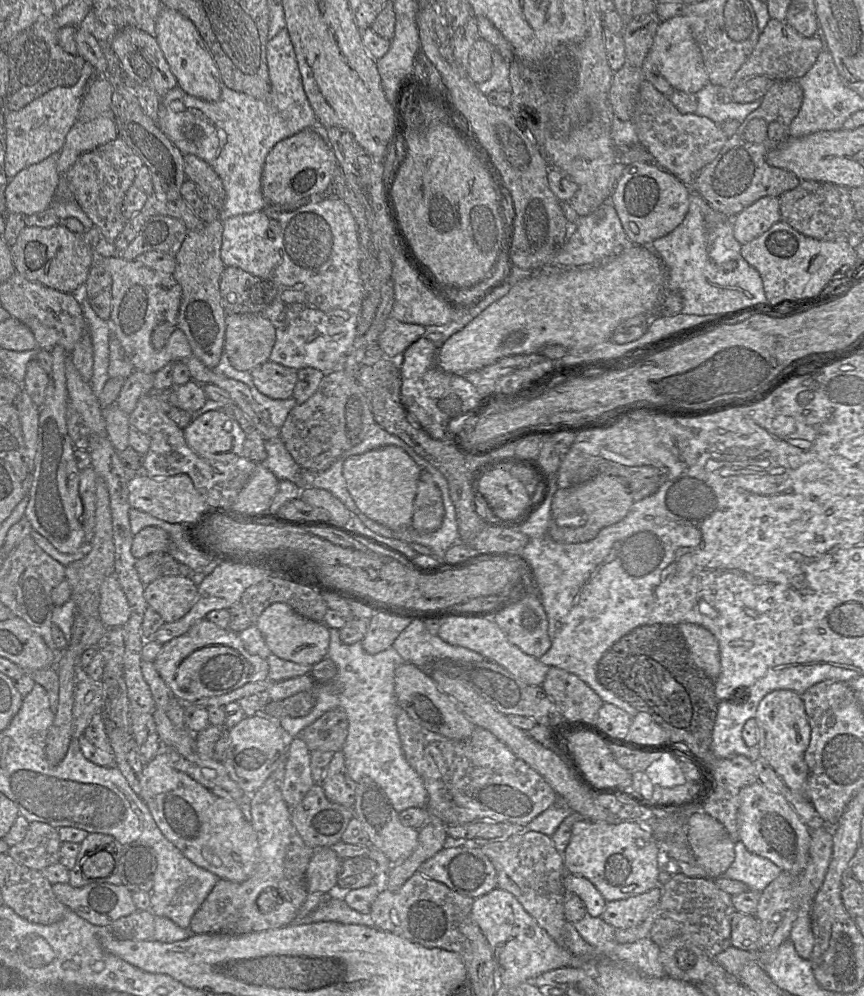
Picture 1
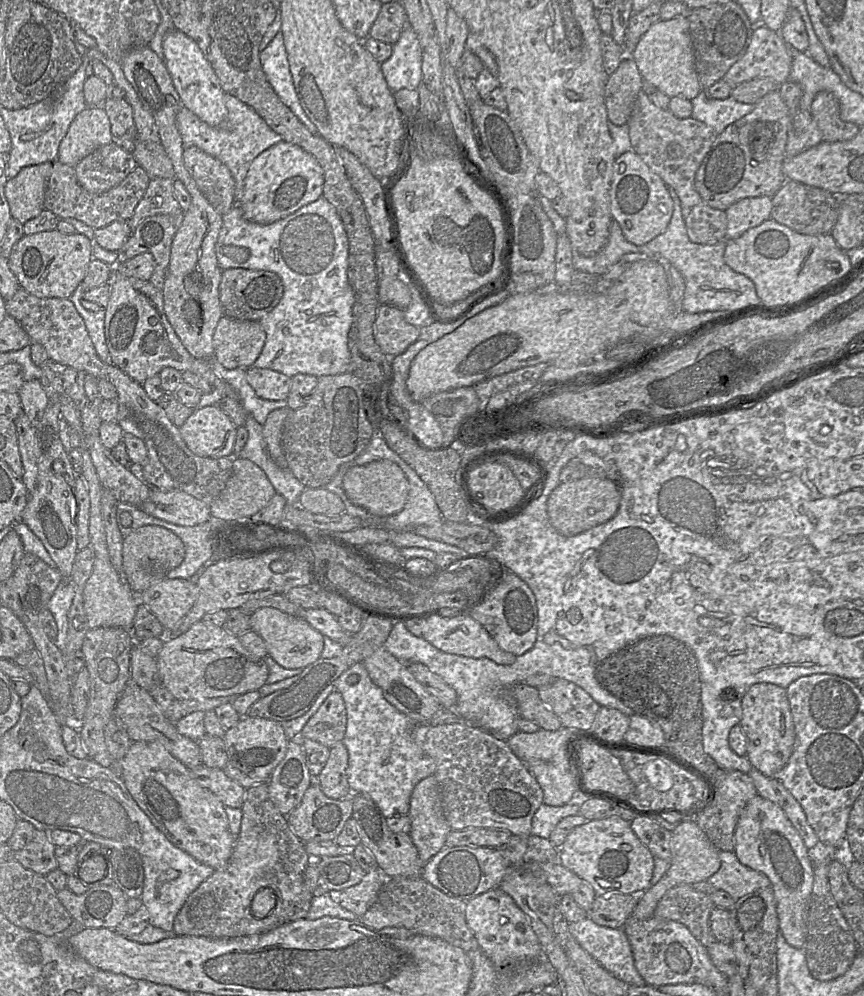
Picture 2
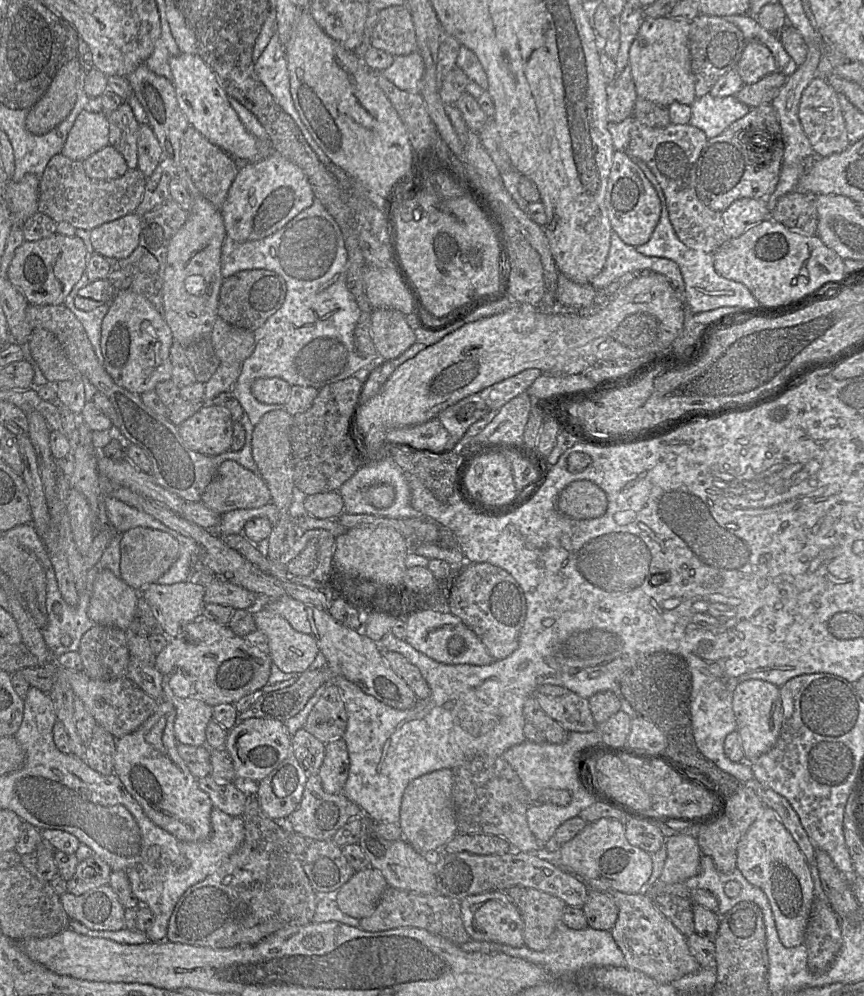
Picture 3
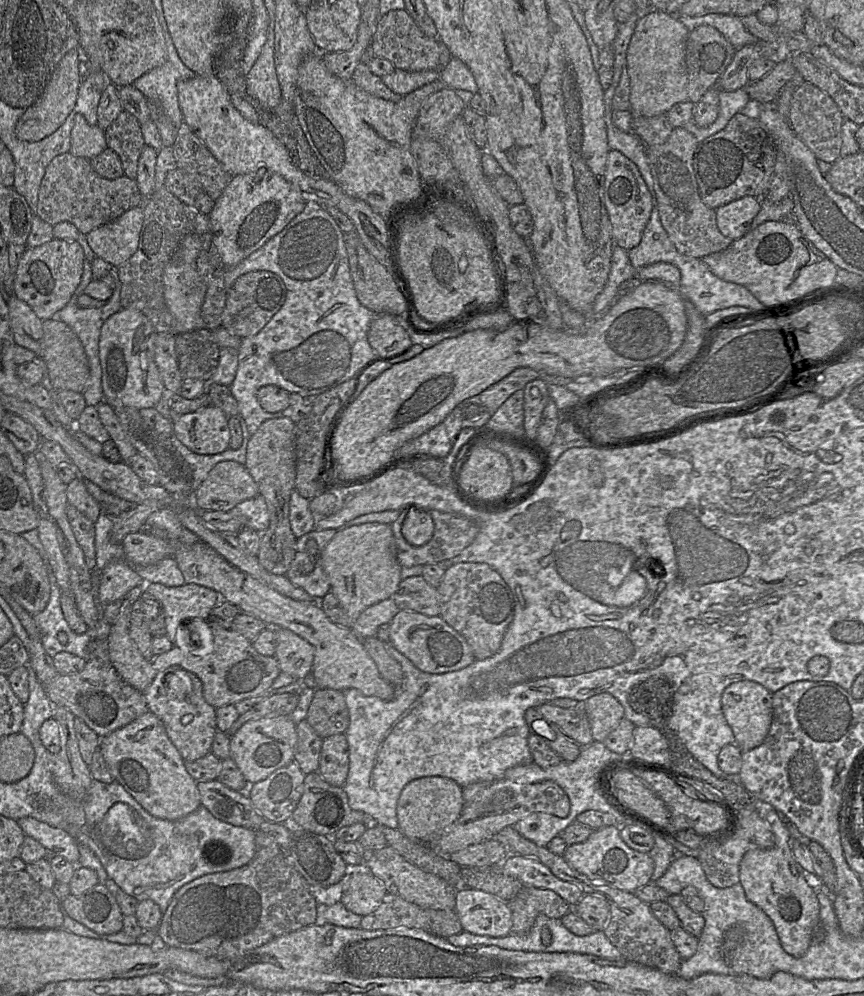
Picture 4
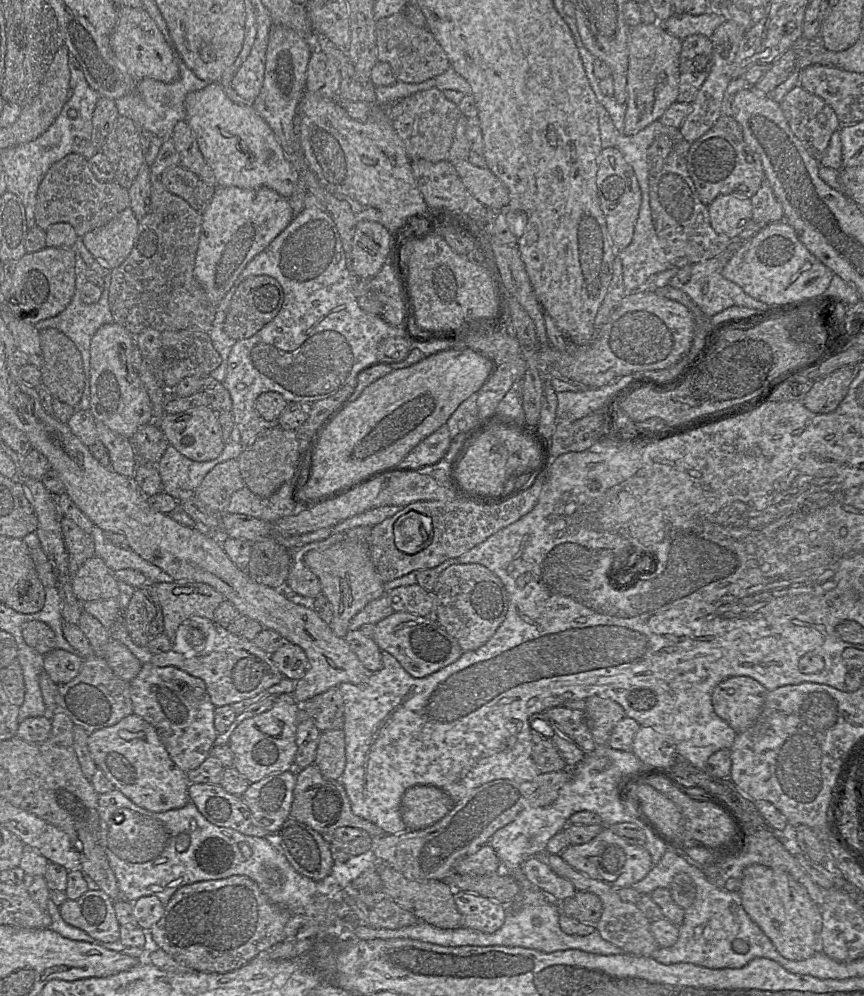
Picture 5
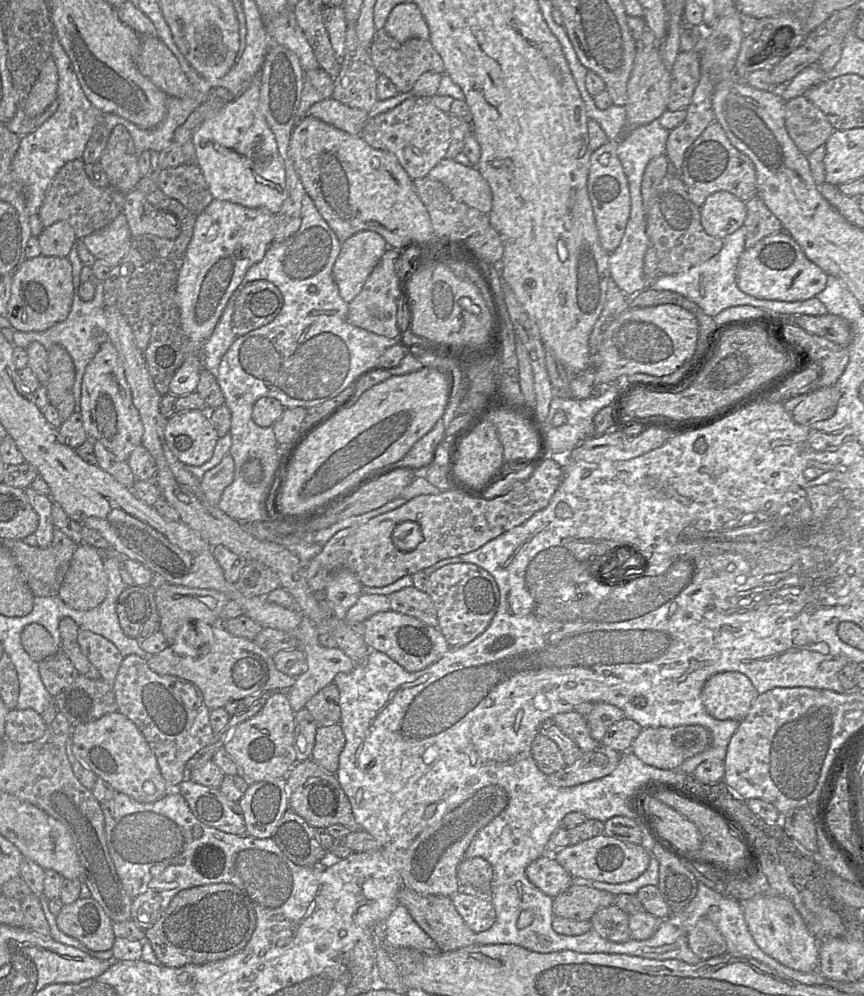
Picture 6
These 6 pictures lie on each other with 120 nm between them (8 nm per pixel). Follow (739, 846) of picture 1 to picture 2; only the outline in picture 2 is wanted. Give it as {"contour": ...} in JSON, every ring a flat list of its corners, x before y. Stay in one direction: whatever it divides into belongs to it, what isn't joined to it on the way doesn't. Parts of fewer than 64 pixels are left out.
{"contour":[[719,851,720,867,706,882,727,892,735,901,770,886,765,874,741,864,733,851]]}

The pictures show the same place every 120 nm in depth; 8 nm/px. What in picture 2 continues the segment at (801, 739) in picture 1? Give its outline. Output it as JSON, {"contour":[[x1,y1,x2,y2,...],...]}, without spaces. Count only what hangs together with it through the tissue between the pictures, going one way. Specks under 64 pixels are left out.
{"contour":[[762,682,762,683,753,684,752,686,749,687,747,692,742,697,741,707,742,707,742,715,741,715,739,725,746,737,745,756,747,757,747,759,749,760,749,762,753,768,757,769,759,772,763,773,764,775,766,775,768,777,775,778,775,774,777,772,779,772,786,765,786,763,793,751,793,746,794,746,794,741,795,741,795,729,794,729,793,719,792,719,792,715,791,715,791,711,790,711,789,701,787,698,786,689,784,689,783,687,780,687,776,684,772,684,772,683]]}

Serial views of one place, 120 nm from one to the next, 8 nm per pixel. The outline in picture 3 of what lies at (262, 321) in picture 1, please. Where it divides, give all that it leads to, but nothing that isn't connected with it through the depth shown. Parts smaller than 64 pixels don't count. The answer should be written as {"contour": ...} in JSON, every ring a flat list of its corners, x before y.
{"contour":[[217,317,210,339,216,356,222,363,240,363,255,349,254,331,235,327]]}

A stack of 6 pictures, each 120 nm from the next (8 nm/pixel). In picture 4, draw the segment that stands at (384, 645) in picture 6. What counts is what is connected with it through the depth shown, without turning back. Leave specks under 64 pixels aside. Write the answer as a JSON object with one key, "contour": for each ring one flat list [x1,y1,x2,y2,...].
{"contour":[[400,610,389,624,389,642,423,672,440,674,457,671,476,660,465,638,441,616,427,616,416,611]]}

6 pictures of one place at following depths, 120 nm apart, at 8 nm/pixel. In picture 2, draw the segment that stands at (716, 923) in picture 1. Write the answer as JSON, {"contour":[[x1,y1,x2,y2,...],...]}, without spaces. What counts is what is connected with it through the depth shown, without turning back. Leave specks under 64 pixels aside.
{"contour":[[681,884,671,888,657,904,654,915,658,918,683,924,691,934,704,946,716,942,709,926,709,916,715,908,710,896,696,891,691,884]]}

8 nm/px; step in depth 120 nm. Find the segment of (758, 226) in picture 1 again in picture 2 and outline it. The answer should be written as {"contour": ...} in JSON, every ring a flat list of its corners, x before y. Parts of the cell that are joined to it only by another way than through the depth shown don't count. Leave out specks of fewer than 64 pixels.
{"contour":[[772,197,743,198,725,210,727,216,726,239,740,237,750,228,771,218]]}

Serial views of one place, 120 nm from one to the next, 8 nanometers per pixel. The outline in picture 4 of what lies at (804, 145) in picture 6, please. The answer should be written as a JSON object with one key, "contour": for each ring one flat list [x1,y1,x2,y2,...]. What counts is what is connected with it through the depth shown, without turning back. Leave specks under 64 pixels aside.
{"contour":[[799,82,791,100,789,124,818,160,833,164,841,157,844,120,839,107,826,92,809,82]]}

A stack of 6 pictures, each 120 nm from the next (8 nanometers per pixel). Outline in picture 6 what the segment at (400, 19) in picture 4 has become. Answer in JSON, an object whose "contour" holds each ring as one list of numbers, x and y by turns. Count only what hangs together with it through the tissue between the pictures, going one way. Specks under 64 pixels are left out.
{"contour":[[384,28,375,30,369,46,371,60,379,74,387,76,398,92,409,92,415,82,425,72,445,73,444,62,430,40,413,38,400,43,393,39]]}

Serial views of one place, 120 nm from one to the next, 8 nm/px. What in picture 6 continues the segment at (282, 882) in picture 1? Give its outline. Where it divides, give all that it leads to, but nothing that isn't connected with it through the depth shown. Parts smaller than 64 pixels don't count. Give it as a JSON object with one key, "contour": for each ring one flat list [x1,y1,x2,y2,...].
{"contour":[[230,883,196,886,178,892,157,922,145,930,152,949,163,966,205,964,241,951,256,927,256,915,247,895]]}

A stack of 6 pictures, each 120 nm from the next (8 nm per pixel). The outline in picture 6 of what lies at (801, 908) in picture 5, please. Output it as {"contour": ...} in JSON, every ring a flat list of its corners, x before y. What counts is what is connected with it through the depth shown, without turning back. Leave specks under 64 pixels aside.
{"contour":[[756,895,740,903,747,927,763,952,782,965,799,972,809,973,818,969,821,941,818,941,809,932,803,918,790,899,779,896]]}

